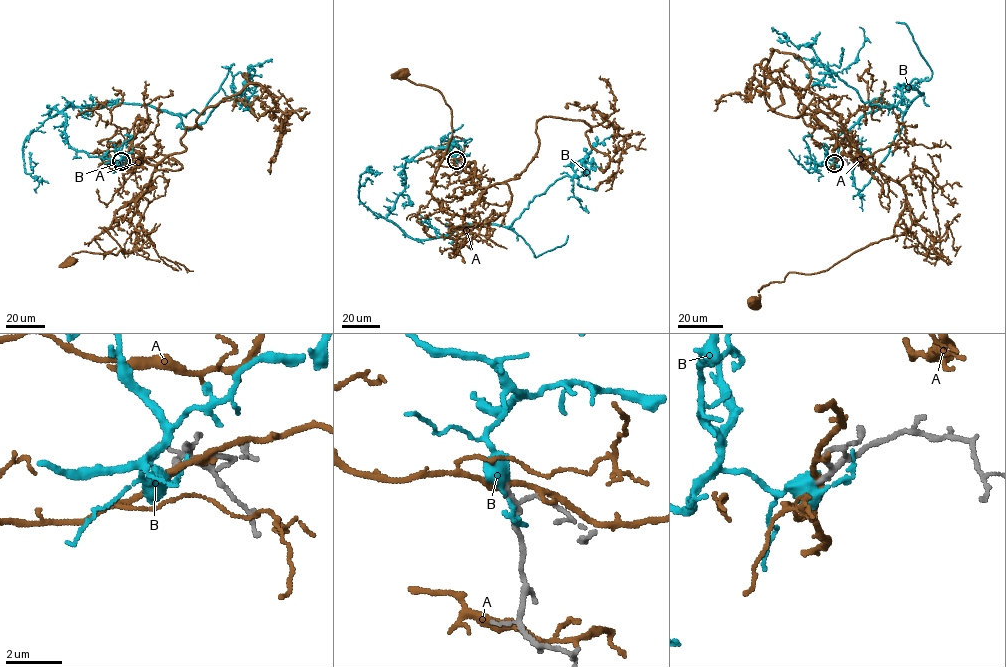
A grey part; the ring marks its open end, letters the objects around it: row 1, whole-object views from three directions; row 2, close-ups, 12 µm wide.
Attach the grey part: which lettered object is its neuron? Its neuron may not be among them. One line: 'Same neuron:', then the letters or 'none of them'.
Same neuron: B

